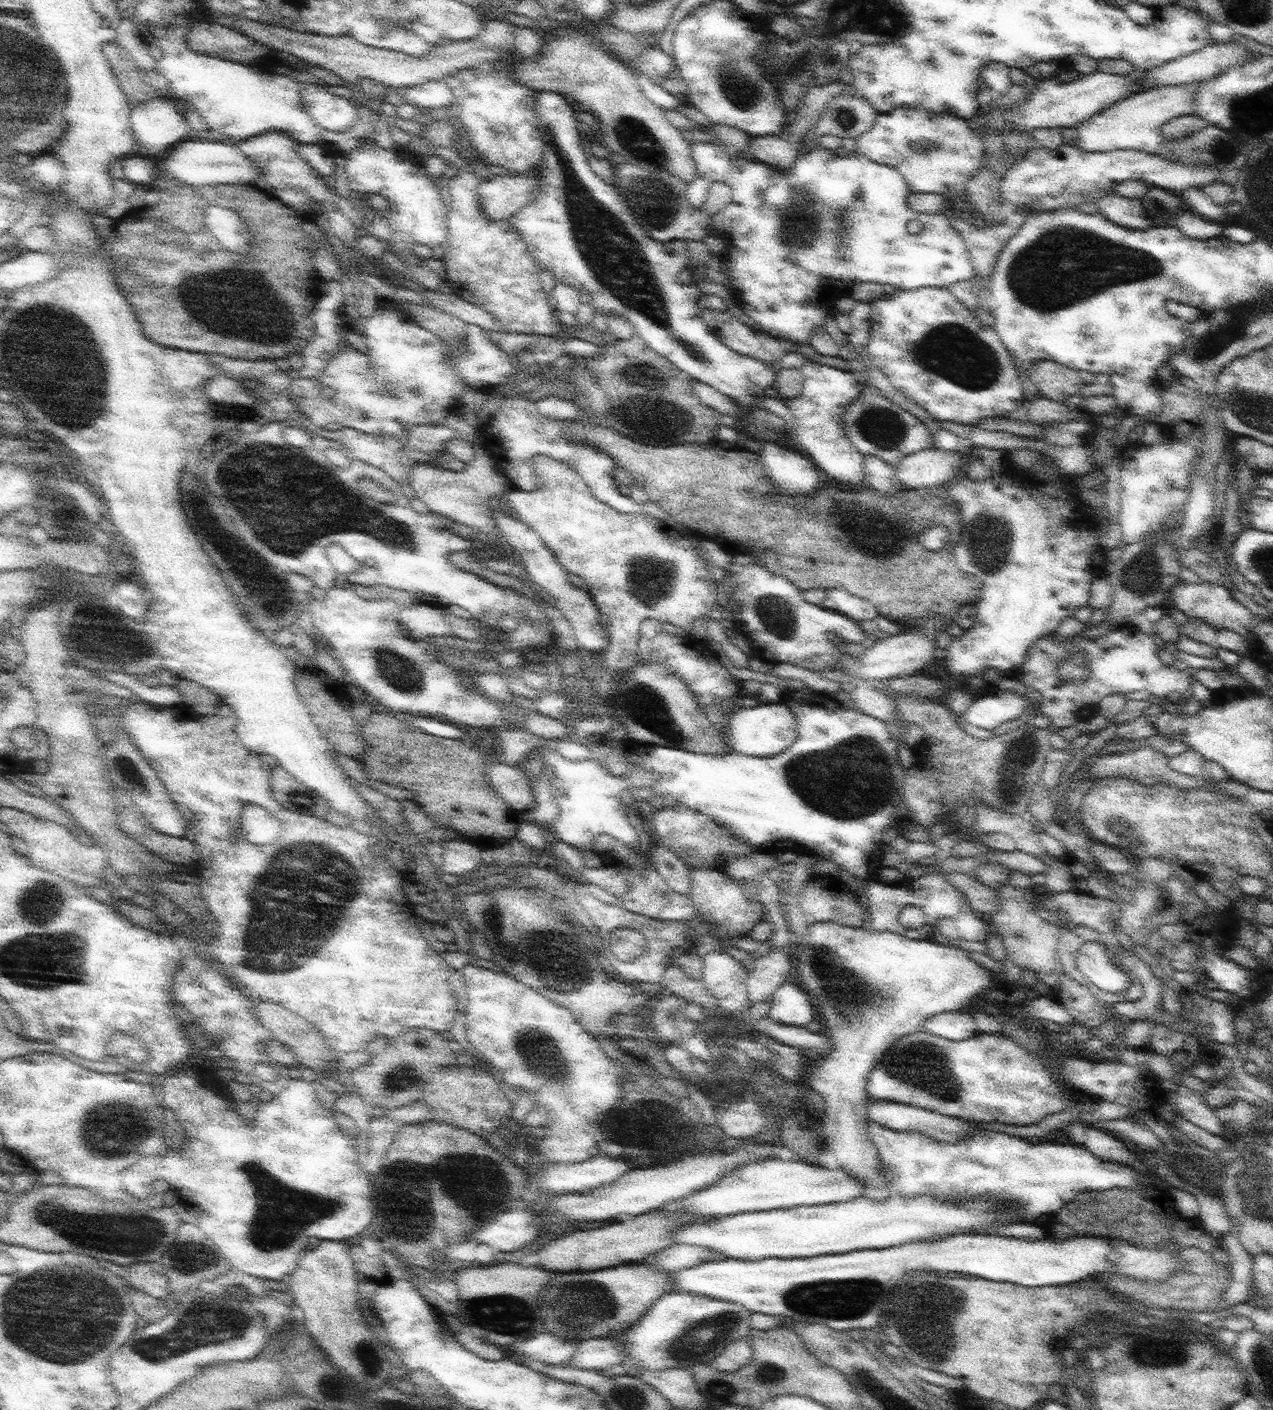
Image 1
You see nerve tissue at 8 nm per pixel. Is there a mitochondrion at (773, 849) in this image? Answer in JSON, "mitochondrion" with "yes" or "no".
{"mitochondrion":"no"}

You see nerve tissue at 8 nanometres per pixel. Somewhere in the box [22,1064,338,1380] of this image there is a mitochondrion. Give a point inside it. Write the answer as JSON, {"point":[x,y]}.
{"point":[195,1329]}

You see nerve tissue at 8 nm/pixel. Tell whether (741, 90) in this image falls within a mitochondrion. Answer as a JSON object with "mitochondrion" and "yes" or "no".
{"mitochondrion":"yes"}

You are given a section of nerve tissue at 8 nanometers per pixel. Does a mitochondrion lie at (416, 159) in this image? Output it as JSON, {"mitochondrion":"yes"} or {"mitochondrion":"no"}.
{"mitochondrion":"no"}

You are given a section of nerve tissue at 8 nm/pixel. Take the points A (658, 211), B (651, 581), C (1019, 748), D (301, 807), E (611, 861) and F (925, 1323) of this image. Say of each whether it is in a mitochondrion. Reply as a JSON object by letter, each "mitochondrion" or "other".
{"A":"mitochondrion","B":"mitochondrion","C":"mitochondrion","D":"other","E":"other","F":"mitochondrion"}

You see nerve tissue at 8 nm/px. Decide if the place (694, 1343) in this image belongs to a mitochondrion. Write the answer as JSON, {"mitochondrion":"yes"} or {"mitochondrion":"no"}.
{"mitochondrion":"yes"}

